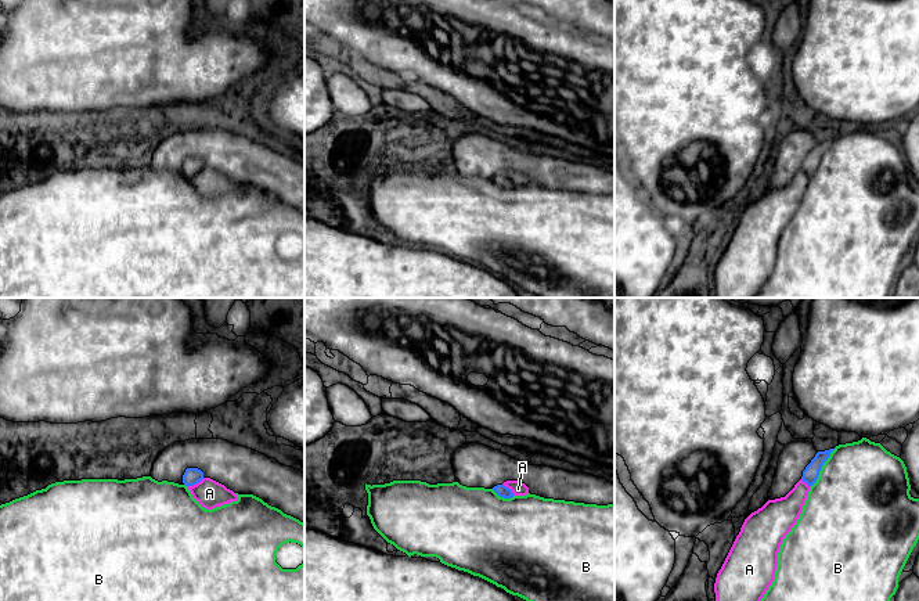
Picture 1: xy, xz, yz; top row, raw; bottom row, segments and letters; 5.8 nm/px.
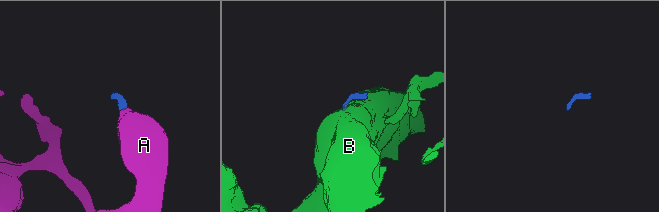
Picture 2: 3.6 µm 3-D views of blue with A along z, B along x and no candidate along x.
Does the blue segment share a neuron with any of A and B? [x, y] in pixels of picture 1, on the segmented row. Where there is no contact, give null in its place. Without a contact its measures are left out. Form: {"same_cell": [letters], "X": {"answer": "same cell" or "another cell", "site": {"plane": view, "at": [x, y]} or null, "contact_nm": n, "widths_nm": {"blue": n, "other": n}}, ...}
{"same_cell": [], "A": {"answer": "another cell", "site": {"plane": "xy", "at": [195, 483]}, "contact_nm": 110, "widths_nm": {"blue": 100, "other": 160}}, "B": {"answer": "another cell", "site": {"plane": "yz", "at": [821, 467]}, "contact_nm": 260, "widths_nm": {"blue": 90, "other": 500}}}

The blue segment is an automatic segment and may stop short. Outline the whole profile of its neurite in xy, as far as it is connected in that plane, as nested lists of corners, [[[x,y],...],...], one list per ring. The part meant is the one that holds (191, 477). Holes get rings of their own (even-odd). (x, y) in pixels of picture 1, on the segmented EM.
[[[187,468],[183,475],[183,483],[185,486],[194,486],[203,479],[203,472],[198,468]]]

